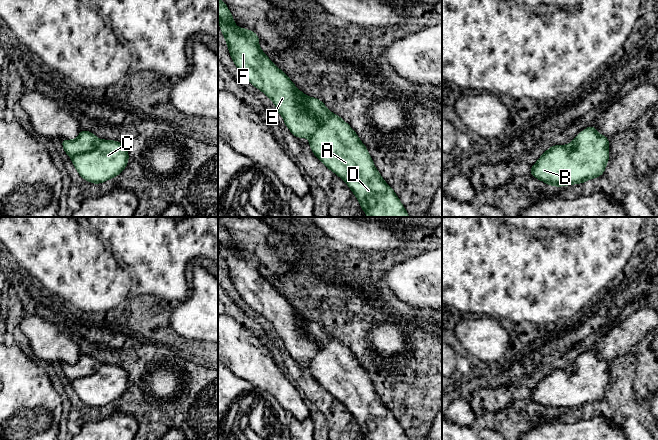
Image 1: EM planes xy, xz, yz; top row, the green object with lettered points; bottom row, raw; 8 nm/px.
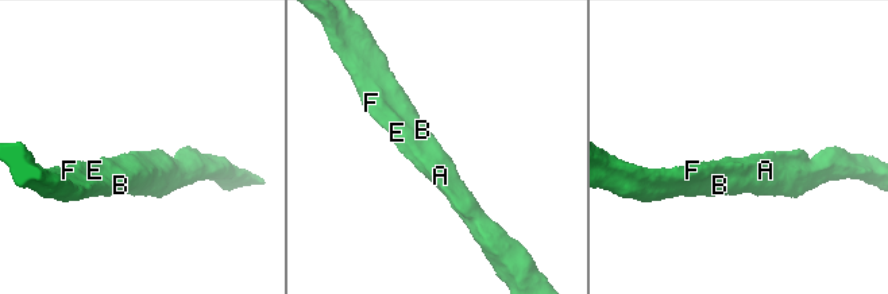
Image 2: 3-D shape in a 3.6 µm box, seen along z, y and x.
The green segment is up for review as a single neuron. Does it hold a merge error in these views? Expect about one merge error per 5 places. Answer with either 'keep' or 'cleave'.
keep

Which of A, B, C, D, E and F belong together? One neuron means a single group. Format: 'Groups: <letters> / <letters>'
Groups: A B C D E F

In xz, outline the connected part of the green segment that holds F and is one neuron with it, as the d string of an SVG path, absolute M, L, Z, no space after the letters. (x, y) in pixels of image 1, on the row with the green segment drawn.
M218 0L218 22L234 64L245 78L269 97L284 123L298 139L306 137L314 155L338 175L355 194L368 217L410 217L403 204L382 178L355 131L341 117L330 112L317 98L302 93L260 49L259 37L251 30L238 28L227 5Z

